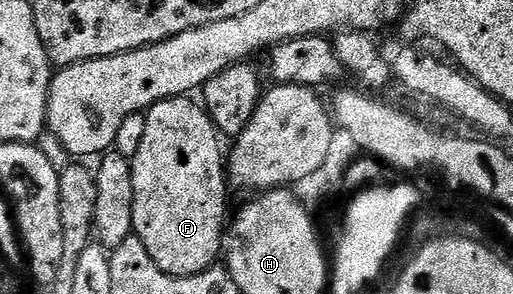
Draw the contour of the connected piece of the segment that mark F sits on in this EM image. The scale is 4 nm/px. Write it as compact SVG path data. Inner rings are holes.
M176 96L172 100L160 100L154 107L148 109L144 120L144 133L140 136L140 141L136 144L136 153L131 153L132 161L132 177L134 178L134 222L132 223L132 231L142 242L142 246L146 246L146 250L150 254L150 258L154 258L154 262L166 274L171 276L196 276L200 272L205 272L207 268L213 267L217 263L216 255L221 255L222 241L226 236L226 220L224 224L224 215L228 212L228 192L230 193L230 180L226 175L226 152L220 149L222 137L216 131L208 113L204 111L199 103L196 104L192 98L188 96Z

